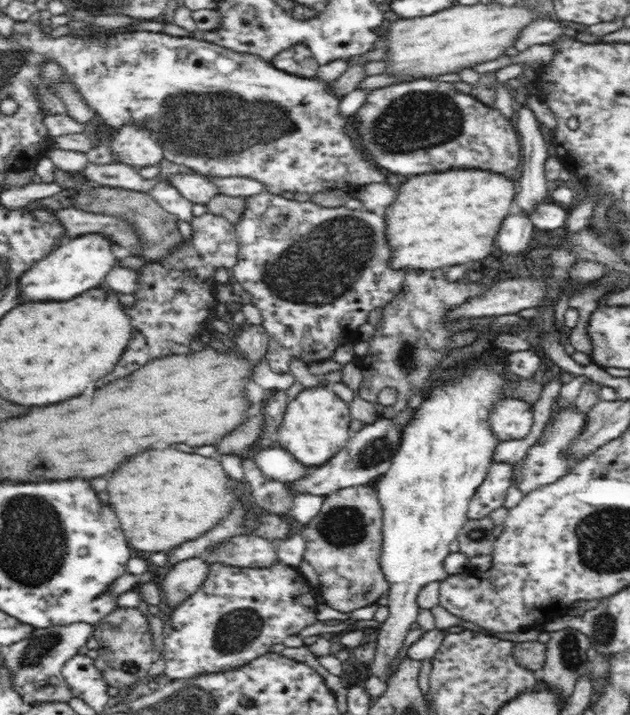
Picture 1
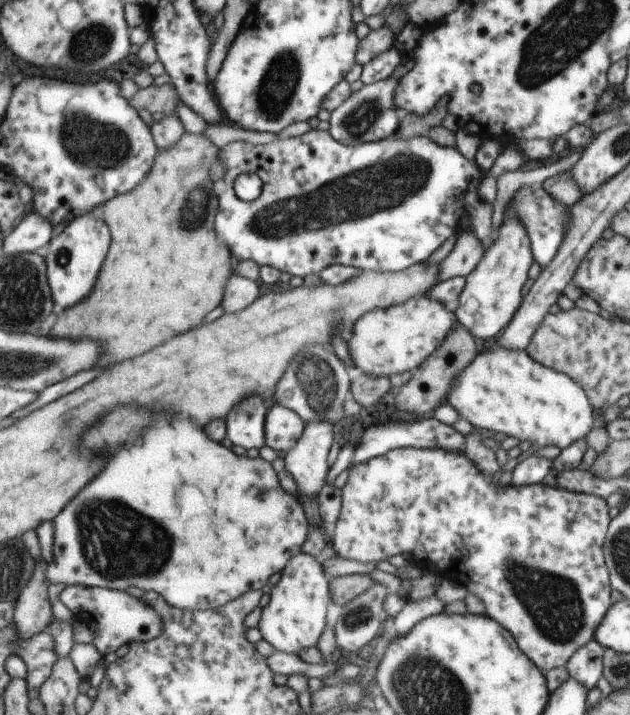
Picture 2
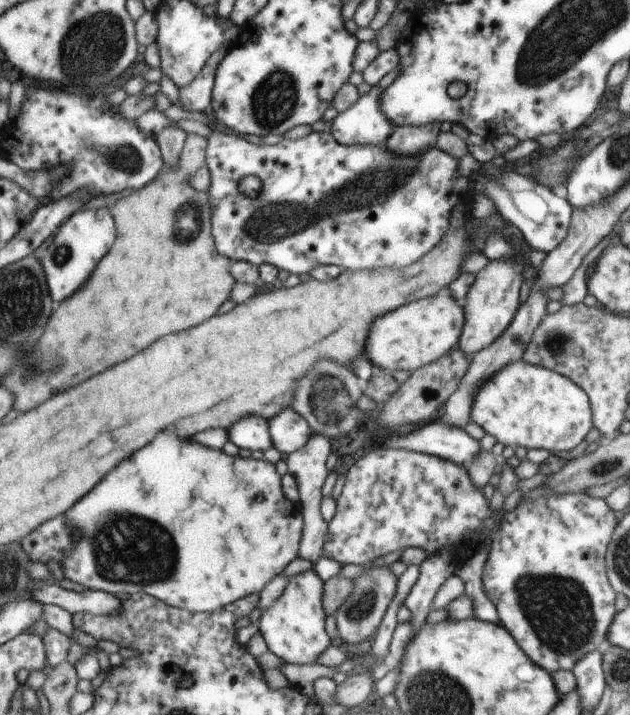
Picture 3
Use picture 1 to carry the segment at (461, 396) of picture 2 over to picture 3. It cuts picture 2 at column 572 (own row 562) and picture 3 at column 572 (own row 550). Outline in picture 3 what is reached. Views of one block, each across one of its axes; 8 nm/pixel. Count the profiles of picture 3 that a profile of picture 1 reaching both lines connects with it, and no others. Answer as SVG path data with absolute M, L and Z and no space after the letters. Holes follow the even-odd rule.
M519 358L498 368L480 386L469 418L504 446L569 452L589 432L592 409L587 404L587 394L565 375Z

